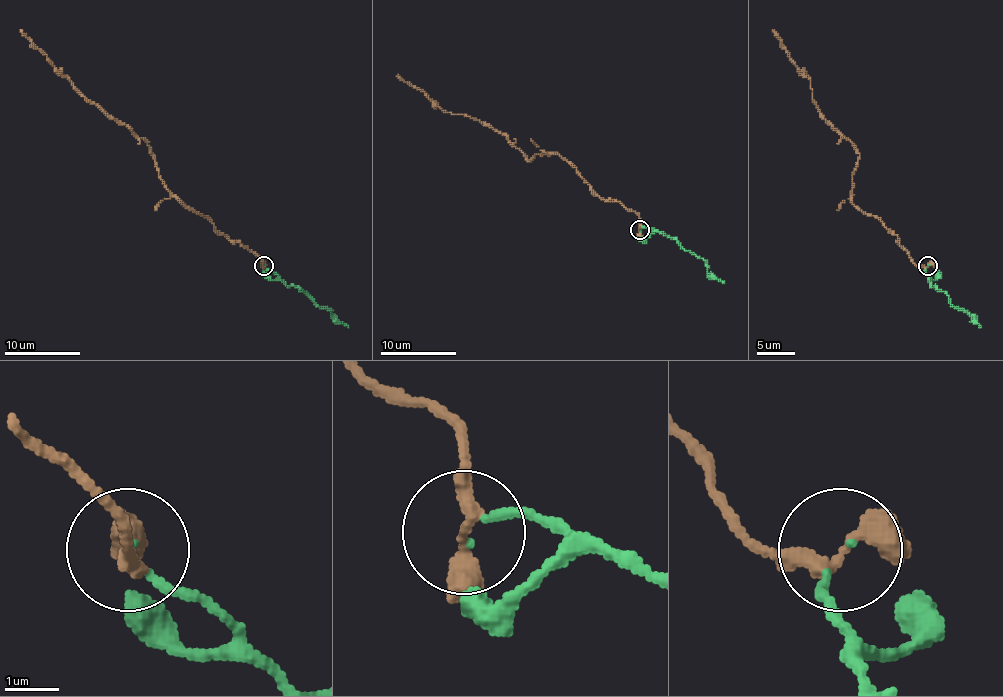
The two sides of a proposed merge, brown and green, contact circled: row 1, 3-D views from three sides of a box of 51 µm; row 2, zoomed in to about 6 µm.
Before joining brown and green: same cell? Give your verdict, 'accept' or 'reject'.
accept

